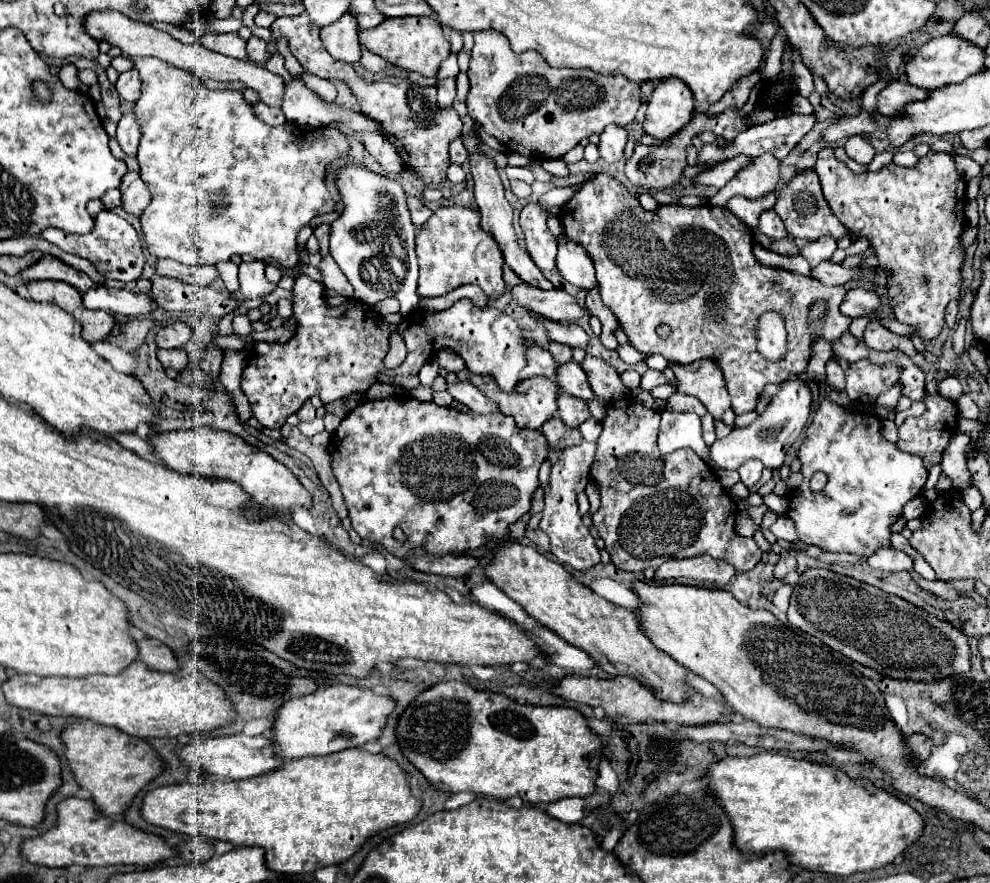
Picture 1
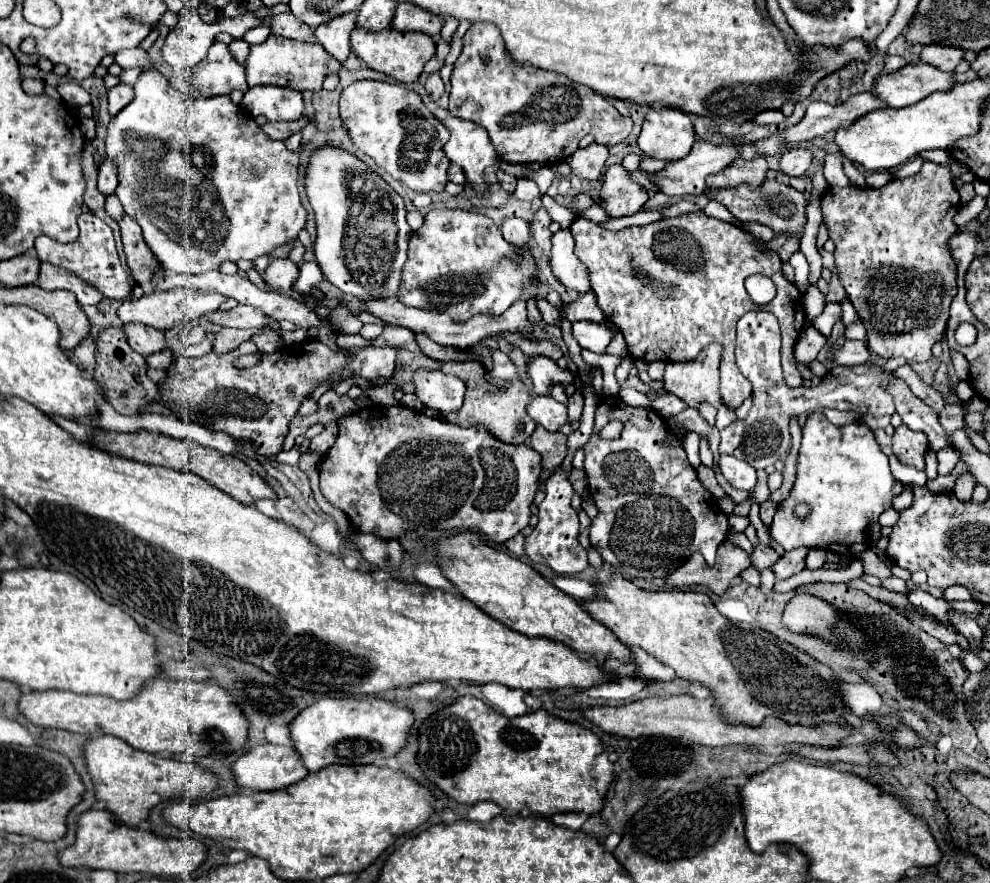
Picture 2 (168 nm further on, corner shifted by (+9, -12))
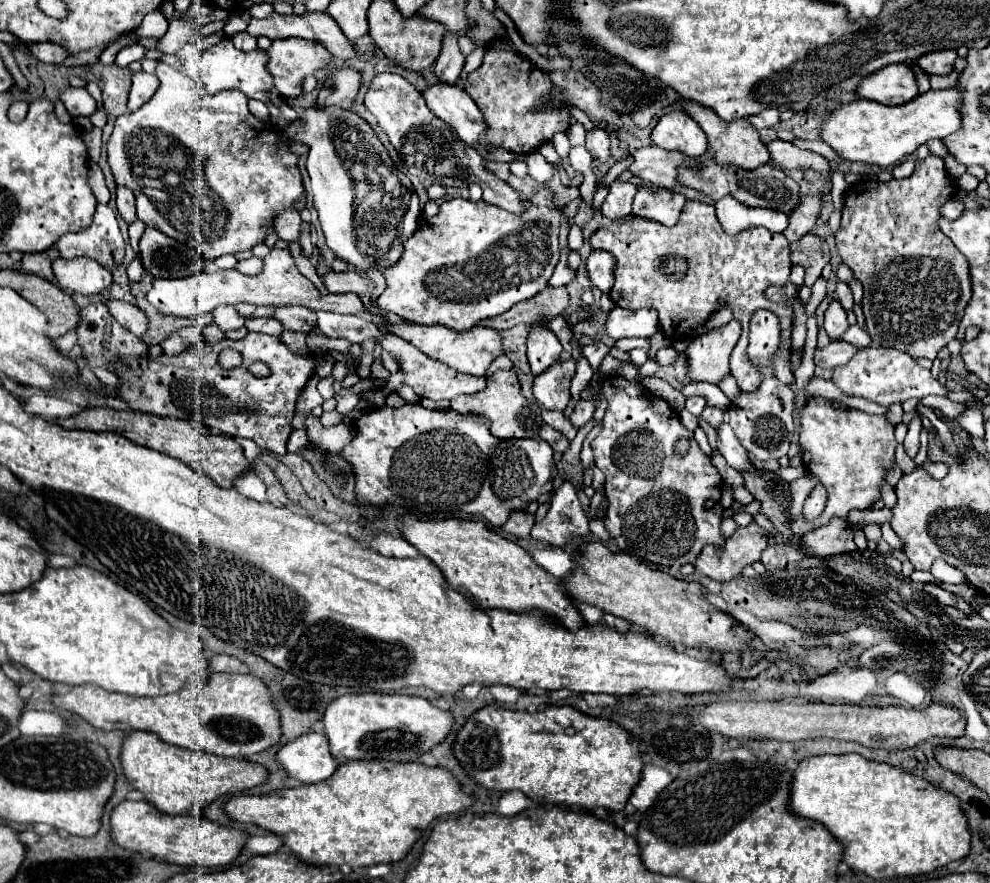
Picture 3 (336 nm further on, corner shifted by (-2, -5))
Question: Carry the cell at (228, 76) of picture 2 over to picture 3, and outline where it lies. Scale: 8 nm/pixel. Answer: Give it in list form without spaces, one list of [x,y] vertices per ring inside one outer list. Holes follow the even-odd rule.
[[[225,37],[219,45],[211,47],[201,57],[201,79],[203,79],[203,83],[205,83],[209,93],[219,93],[219,91],[227,91],[227,89],[239,89],[249,99],[263,101],[271,111],[271,123],[275,127],[285,127],[285,125],[289,125],[291,121],[297,119],[297,113],[295,113],[295,109],[289,107],[287,99],[285,97],[277,99],[273,77],[267,71],[267,53],[261,51],[261,49],[255,49],[251,53],[243,53],[243,51],[233,47],[229,37]]]

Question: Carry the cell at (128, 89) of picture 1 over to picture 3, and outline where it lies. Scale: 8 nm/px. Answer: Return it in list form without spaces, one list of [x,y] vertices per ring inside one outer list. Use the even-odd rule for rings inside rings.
[[[139,71],[133,75],[133,85],[129,91],[129,111],[137,111],[141,105],[145,105],[159,87],[159,79],[153,73]]]

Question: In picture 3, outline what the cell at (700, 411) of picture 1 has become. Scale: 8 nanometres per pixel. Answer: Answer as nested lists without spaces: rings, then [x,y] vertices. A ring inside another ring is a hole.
[[[707,405],[705,411],[703,411],[703,415],[701,415],[701,419],[705,419],[707,423],[711,423],[713,427],[717,427],[717,425],[723,423],[723,411],[721,411],[719,407],[711,407],[711,405]]]

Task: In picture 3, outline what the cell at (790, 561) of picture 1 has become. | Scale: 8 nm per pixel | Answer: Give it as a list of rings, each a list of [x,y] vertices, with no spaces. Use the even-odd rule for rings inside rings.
[[[833,517],[827,525],[813,529],[811,533],[805,533],[801,541],[805,555],[827,557],[857,551],[857,545],[853,543],[853,529],[845,521],[839,521],[839,517]]]

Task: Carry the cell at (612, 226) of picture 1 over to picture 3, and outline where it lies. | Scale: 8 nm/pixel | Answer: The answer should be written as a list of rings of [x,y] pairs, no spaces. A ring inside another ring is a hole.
[[[687,201],[683,205],[681,217],[675,227],[665,227],[655,221],[641,217],[631,217],[629,221],[615,223],[607,229],[597,229],[589,239],[593,249],[605,249],[617,259],[615,285],[609,293],[611,301],[619,307],[641,309],[651,307],[659,311],[661,331],[669,339],[679,339],[689,335],[697,325],[703,325],[711,313],[715,313],[717,301],[723,299],[731,307],[735,319],[741,323],[743,333],[730,356],[730,374],[737,379],[741,391],[755,391],[759,387],[759,367],[747,357],[747,329],[751,313],[755,309],[771,309],[779,317],[781,343],[772,363],[776,364],[776,377],[783,383],[793,383],[790,369],[791,349],[791,307],[769,303],[765,299],[765,289],[769,285],[785,287],[789,281],[791,261],[789,261],[789,241],[785,235],[771,233],[763,227],[751,227],[739,235],[727,235],[717,217],[715,207],[709,203]],[[665,253],[681,255],[689,261],[689,271],[683,281],[665,281],[659,271],[659,257]]]

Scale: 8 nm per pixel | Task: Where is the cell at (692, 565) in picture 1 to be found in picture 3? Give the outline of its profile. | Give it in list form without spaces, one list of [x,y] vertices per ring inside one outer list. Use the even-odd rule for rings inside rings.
[[[757,523],[737,527],[725,545],[703,547],[695,561],[695,569],[715,581],[731,581],[743,571],[745,565],[759,561],[761,549],[769,545],[769,537],[771,533]]]

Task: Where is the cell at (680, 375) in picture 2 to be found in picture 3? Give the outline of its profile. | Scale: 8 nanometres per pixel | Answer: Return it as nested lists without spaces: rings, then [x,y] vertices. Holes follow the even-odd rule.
[[[733,319],[727,325],[693,339],[687,347],[689,377],[693,381],[719,383],[725,375],[729,375],[729,355],[737,345],[739,335],[741,325]]]

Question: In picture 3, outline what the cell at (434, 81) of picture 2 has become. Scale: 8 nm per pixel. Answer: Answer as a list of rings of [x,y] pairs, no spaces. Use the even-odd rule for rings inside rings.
[[[447,31],[445,37],[443,37],[443,43],[441,43],[441,53],[435,61],[435,75],[441,83],[457,83],[459,79],[459,73],[463,69],[463,63],[465,63],[465,57],[463,53],[459,51],[459,45],[457,45],[457,39],[459,35]]]

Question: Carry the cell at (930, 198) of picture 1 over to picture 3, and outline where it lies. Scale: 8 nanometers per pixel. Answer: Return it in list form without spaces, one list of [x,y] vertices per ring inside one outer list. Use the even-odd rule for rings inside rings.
[[[927,155],[919,161],[913,175],[907,179],[891,179],[887,183],[875,181],[875,187],[863,181],[847,189],[841,227],[835,233],[837,253],[863,283],[863,313],[875,345],[903,349],[915,359],[935,359],[939,349],[947,347],[955,337],[965,305],[971,297],[971,279],[965,257],[937,227],[941,217],[939,207],[953,197],[953,191],[955,185],[949,179],[943,161],[935,155]]]

